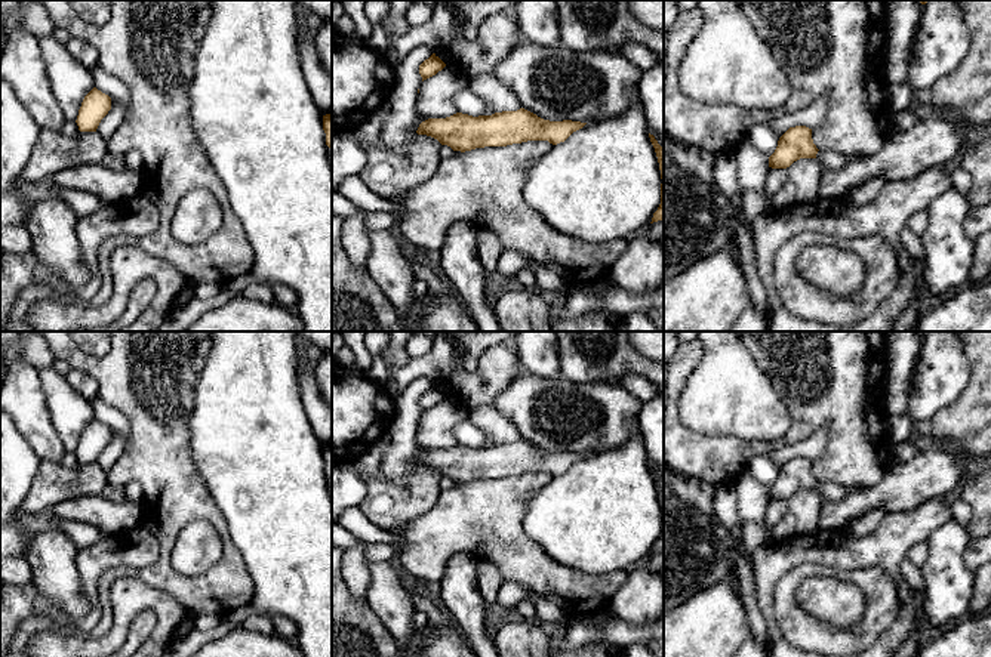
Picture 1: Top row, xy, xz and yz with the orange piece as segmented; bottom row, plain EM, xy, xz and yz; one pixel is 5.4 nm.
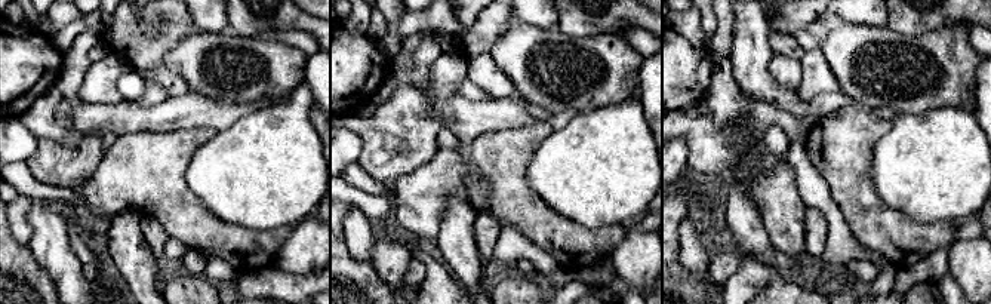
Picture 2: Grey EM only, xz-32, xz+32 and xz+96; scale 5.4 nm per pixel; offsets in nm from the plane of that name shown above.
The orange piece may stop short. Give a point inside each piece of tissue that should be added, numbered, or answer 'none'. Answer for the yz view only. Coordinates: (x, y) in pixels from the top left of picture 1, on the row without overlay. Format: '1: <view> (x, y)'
1: yz (834, 493)

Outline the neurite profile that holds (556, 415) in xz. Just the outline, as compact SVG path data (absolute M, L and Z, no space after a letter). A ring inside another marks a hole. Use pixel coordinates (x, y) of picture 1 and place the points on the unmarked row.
M529 371L518 374L495 400L495 408L518 429L521 439L544 451L587 456L619 448L638 435L641 407L643 401L616 382L573 383Z

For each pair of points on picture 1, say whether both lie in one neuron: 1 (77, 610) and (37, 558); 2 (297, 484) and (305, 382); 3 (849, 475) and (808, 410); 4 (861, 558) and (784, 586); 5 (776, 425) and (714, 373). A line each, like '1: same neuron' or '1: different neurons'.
1: same neuron
2: different neurons
3: same neuron
4: different neurons
5: same neuron

